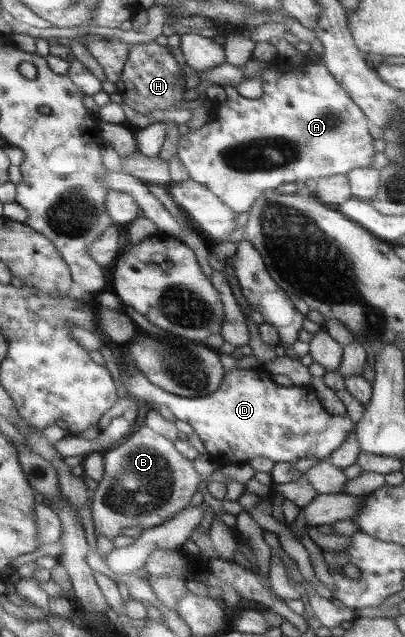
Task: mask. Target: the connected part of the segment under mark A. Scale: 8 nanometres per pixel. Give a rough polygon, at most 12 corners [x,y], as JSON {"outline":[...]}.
{"outline":[[251,56],[176,155],[234,214],[371,166],[365,114],[321,62]]}

